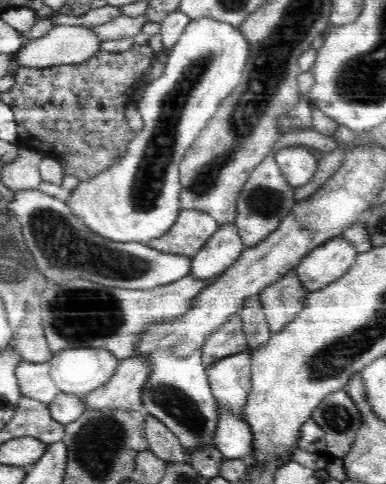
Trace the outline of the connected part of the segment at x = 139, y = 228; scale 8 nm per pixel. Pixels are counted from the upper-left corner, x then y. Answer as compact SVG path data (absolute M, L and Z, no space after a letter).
M201 16L191 20L171 50L162 76L144 88L143 97L136 102L142 115L143 127L129 142L126 152L92 180L80 181L67 201L72 214L92 233L107 237L116 243L136 242L147 244L168 232L181 212L179 164L199 132L216 114L220 103L240 84L246 62L250 56L250 43L236 25Z

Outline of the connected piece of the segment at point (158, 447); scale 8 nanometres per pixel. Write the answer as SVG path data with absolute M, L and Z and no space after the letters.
M147 414L144 421L144 430L149 442L149 450L157 458L164 460L167 464L188 464L189 455L184 452L181 442L177 436L162 421Z

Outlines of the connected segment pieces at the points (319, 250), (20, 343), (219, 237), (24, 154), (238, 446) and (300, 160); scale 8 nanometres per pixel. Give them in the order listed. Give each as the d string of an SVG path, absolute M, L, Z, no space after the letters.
M341 236L315 247L295 268L304 290L320 290L338 280L354 265L358 254Z
M30 310L26 312L24 324L17 329L15 340L12 345L16 347L18 355L24 362L49 362L52 358L52 351L48 347L48 341L42 336L40 315L38 311Z
M235 222L219 226L204 248L193 257L190 275L196 279L218 278L240 259L245 248Z
M19 143L18 158L4 164L1 182L12 192L39 189L43 182L39 171L42 159L43 154Z
M220 409L214 432L214 446L226 459L246 459L252 452L252 429L242 416Z
M292 145L277 151L274 155L278 166L281 168L284 179L294 189L306 185L312 180L318 160L308 147Z

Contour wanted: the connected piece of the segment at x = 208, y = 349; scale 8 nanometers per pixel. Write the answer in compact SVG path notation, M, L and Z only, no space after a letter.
M234 314L204 342L201 350L202 362L207 367L214 364L216 360L246 350L249 350L249 346L242 329L242 319Z

